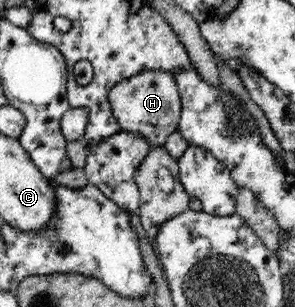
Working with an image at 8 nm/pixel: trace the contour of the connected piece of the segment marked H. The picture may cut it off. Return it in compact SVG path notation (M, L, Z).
M141 70L129 79L116 83L108 95L120 130L135 132L149 140L151 147L163 146L168 135L178 131L181 96L174 74L163 70Z

